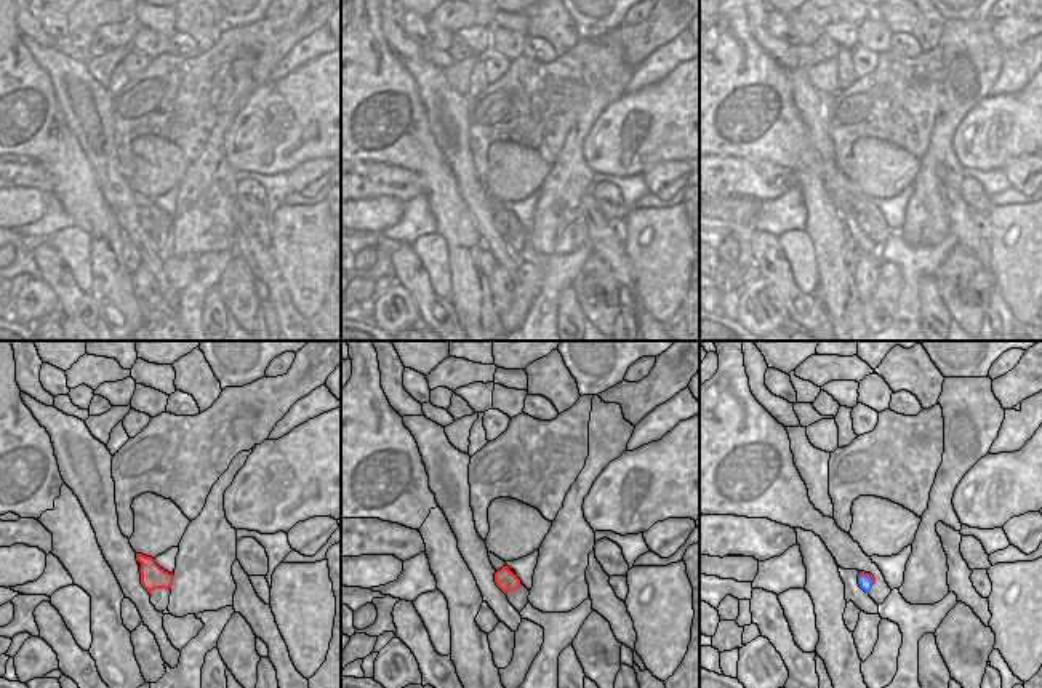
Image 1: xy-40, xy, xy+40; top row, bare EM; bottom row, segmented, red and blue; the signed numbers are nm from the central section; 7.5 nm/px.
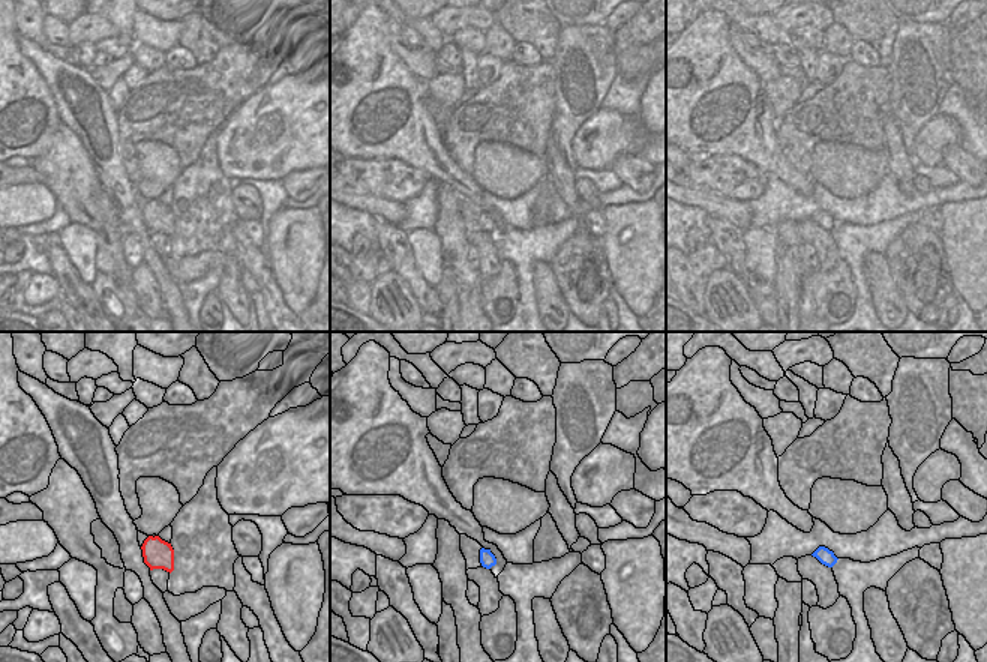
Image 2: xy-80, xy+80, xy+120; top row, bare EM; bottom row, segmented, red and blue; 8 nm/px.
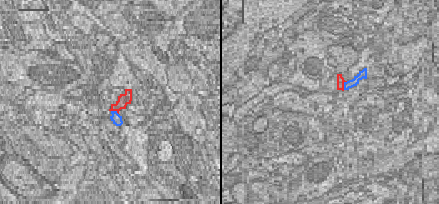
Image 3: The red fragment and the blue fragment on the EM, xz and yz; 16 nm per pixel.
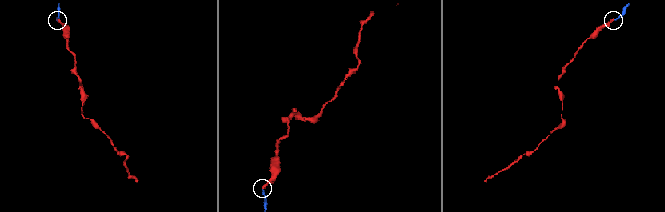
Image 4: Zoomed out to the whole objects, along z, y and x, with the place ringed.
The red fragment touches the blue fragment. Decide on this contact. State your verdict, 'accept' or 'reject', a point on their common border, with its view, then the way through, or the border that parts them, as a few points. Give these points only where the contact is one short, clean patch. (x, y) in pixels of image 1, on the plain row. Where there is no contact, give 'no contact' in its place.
accept | xy+40 (868, 216) | across xy+40 (869, 216), (868, 216), (865, 223)

